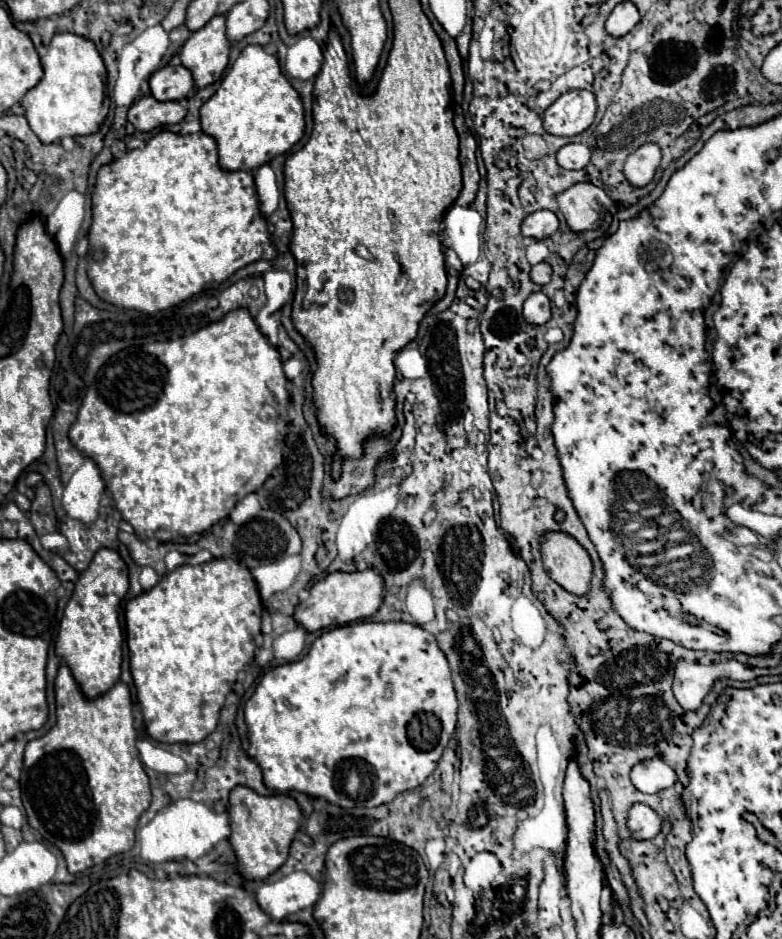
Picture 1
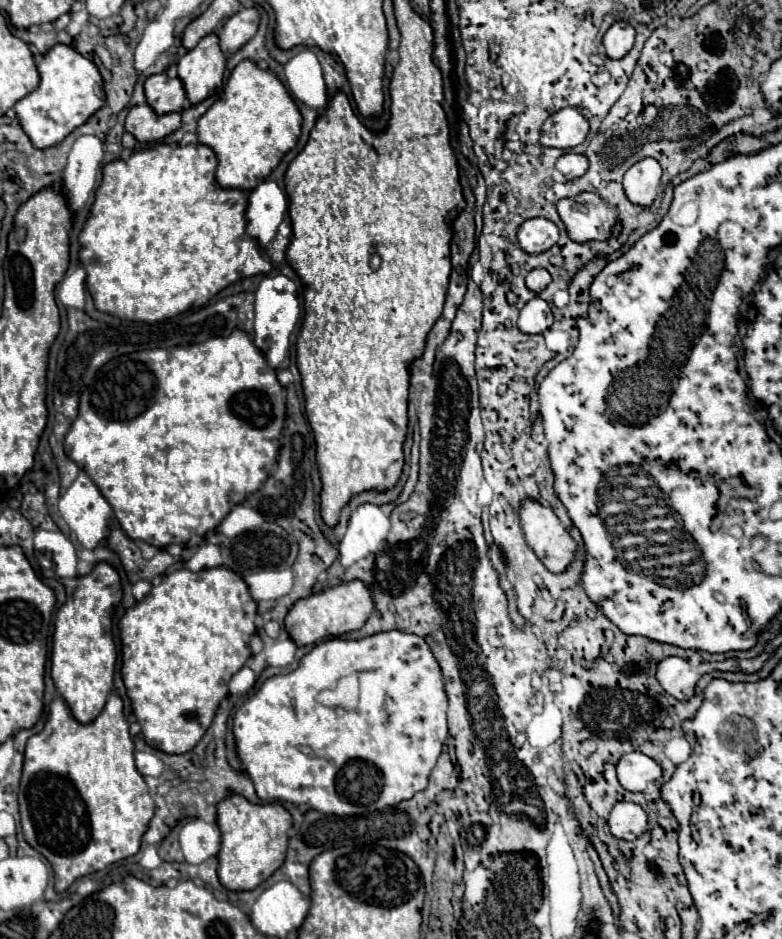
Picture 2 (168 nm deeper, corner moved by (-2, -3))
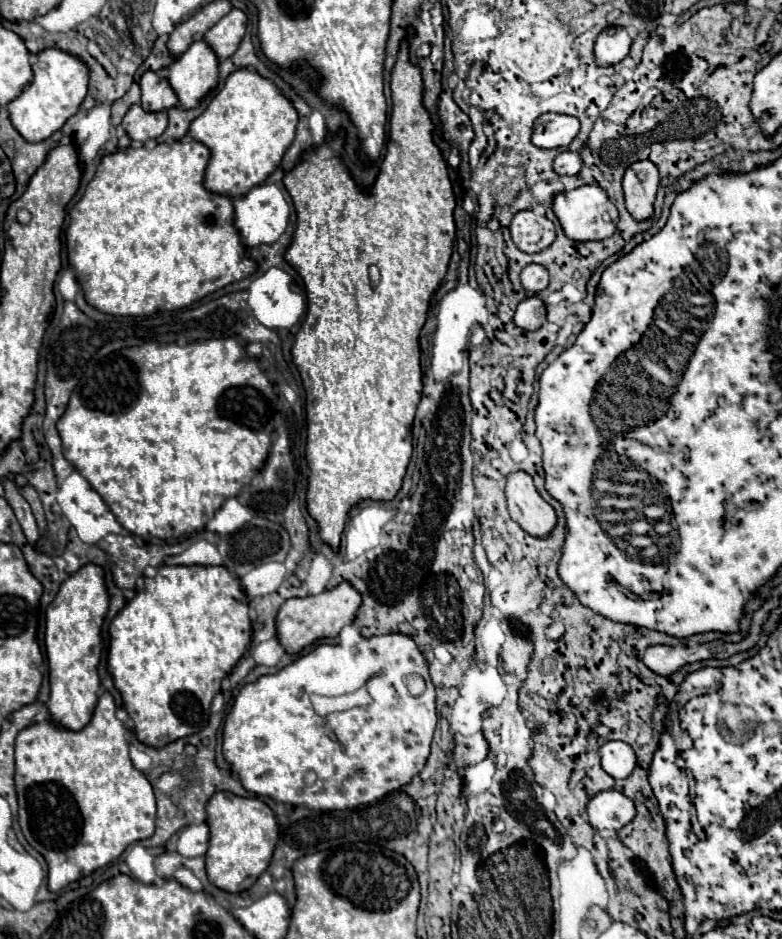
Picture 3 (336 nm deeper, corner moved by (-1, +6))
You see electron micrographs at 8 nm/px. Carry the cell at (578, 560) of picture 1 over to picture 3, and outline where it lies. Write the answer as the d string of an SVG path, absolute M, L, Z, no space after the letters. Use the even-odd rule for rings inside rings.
M513 472L505 488L511 518L531 536L545 538L557 526L557 514L537 492L533 478L525 472Z

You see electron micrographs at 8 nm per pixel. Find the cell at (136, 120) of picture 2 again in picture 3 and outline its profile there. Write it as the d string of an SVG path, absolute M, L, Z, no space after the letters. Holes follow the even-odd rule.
M133 104L121 122L129 138L139 142L159 138L161 132L165 132L167 124L169 124L167 112L145 112L139 104Z

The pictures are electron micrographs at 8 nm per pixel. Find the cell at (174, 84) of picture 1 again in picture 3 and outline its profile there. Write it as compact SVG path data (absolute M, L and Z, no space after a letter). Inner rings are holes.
M147 70L141 76L141 106L147 112L159 112L159 110L169 110L177 106L177 94L173 92L171 84L167 78L161 78L157 72Z

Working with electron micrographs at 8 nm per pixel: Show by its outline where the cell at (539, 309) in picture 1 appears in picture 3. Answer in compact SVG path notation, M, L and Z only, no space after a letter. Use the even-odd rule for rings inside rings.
M529 294L515 310L515 324L523 330L537 330L547 322L547 310L537 294Z

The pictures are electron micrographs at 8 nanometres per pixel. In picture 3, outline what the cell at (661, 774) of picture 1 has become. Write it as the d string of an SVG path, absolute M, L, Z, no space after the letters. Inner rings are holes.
M605 742L599 750L601 766L615 780L625 780L637 768L637 754L625 742Z

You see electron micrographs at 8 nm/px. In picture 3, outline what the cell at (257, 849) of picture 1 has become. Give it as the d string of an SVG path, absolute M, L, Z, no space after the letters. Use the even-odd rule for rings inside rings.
M215 792L207 802L207 824L209 824L209 850L207 850L207 876L209 880L227 892L243 892L255 884L271 862L275 844L279 840L279 824L273 810L259 798L241 798L233 792Z

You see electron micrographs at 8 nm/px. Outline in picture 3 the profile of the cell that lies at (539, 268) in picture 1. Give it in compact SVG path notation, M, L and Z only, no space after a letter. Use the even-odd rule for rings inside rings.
M529 264L523 268L521 272L521 284L527 292L531 294L537 294L541 292L543 288L547 288L549 284L549 274L547 274L547 268L541 266L541 264Z

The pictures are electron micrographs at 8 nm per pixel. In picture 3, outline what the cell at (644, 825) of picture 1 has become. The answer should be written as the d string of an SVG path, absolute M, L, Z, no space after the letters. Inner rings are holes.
M605 790L589 800L587 814L595 830L619 830L619 824L629 824L637 810L633 800L627 798L623 792Z

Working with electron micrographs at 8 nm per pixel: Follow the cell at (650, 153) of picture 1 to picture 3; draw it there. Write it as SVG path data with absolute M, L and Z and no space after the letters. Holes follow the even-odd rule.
M651 160L633 162L623 176L623 194L627 210L635 220L647 220L653 214L653 202L659 188L659 170Z

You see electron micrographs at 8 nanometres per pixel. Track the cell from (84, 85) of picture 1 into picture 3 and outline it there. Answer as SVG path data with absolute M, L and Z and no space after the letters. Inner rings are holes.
M47 48L37 54L37 66L33 66L33 82L13 100L7 104L9 118L15 130L29 142L41 142L49 138L53 132L61 130L63 124L77 114L81 102L87 96L89 86L89 66L59 48Z

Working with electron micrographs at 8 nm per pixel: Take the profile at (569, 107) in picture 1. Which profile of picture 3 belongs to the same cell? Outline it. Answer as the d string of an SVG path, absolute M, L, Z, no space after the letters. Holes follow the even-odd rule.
M541 114L535 122L531 142L539 148L567 148L579 134L579 120L567 114Z

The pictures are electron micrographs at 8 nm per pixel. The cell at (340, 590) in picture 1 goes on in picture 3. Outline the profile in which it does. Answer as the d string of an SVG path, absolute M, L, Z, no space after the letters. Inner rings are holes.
M341 582L339 586L325 590L317 596L289 598L281 606L277 620L275 620L277 638L281 640L287 652L295 654L319 638L335 638L343 626L353 624L359 608L361 608L361 594L349 582Z

